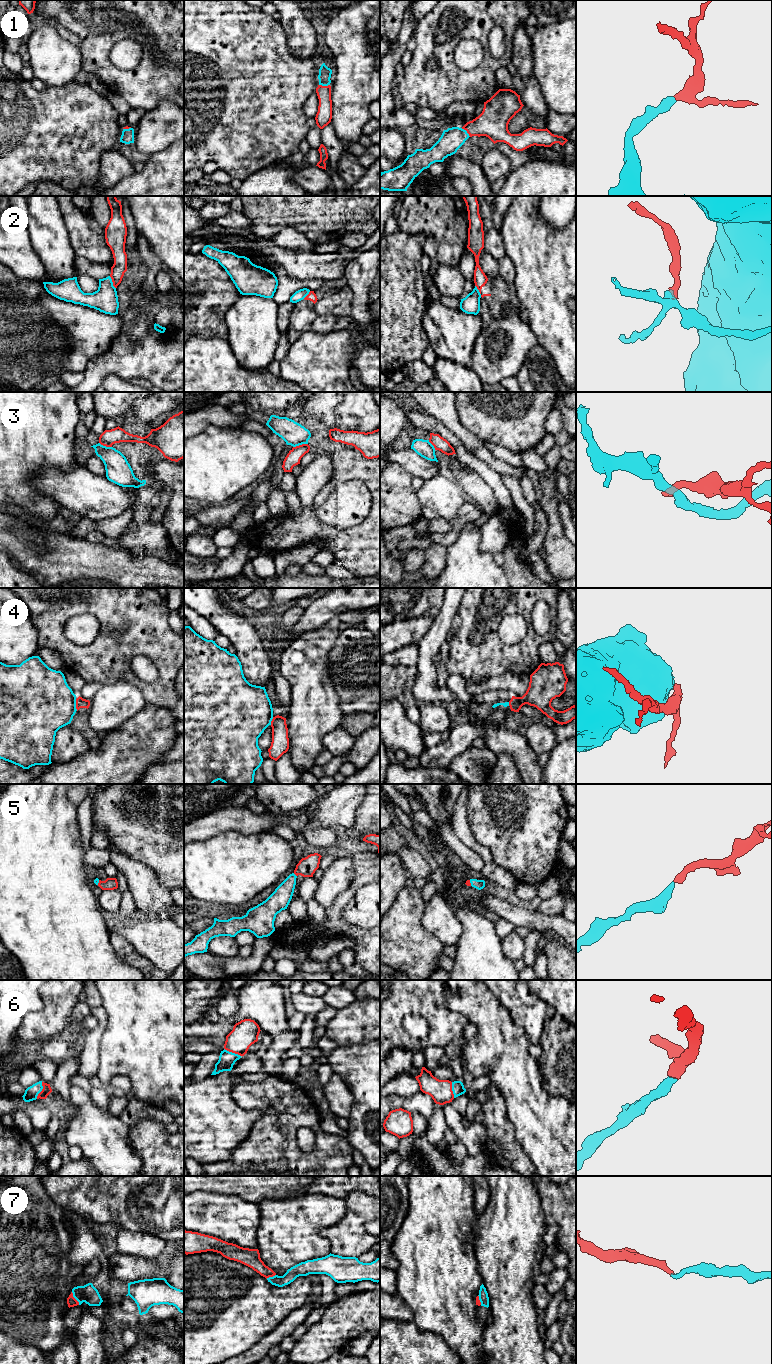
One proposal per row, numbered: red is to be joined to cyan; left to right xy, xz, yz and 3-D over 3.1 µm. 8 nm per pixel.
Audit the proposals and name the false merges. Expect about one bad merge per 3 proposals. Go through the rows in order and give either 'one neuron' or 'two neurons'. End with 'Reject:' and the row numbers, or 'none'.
1: one neuron
2: two neurons
3: two neurons
4: two neurons
5: one neuron
6: one neuron
7: one neuron
Reject: 2, 3, 4

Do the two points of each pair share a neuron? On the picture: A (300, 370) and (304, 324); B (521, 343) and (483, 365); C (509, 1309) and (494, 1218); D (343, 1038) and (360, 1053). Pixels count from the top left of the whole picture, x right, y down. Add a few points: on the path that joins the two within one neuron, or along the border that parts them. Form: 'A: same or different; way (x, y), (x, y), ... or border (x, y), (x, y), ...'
A: different; border (311, 329), (305, 330), (289, 344)
B: same; way (512, 352), (503, 360), (492, 364)
C: same; way (509, 1286), (509, 1241)
D: different; border (369, 1041), (339, 1046)

